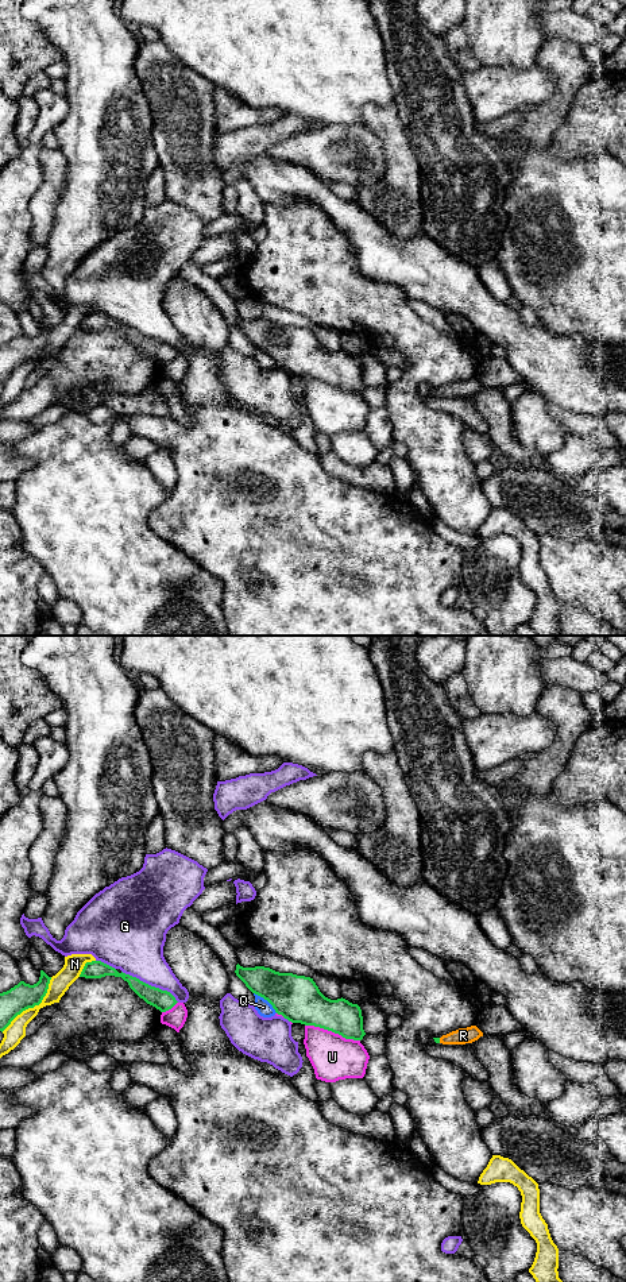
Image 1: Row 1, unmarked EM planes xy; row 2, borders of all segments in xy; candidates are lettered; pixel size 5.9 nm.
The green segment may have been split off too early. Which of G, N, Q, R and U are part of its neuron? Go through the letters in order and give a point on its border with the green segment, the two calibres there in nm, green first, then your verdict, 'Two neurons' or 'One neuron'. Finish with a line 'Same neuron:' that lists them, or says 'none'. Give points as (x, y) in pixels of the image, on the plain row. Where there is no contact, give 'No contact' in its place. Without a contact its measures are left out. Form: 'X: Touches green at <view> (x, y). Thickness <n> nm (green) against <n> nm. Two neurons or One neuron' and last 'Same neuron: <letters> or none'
G: Touches green at xy (150, 338). Thickness 120 nm (green) against 340 nm. Two neurons
N: Touches green at xy (33, 359). Thickness 160 nm (green) against 120 nm. Two neurons
Q: Touches green at xy (266, 351). Thickness 280 nm (green) against 90 nm. Two neurons
R: Touches green at xy (439, 393). Thickness 30 nm (green) against 100 nm. One neuron
U: Touches green at xy (332, 383). Thickness 240 nm (green) against 260 nm. Two neurons
Same neuron: R

